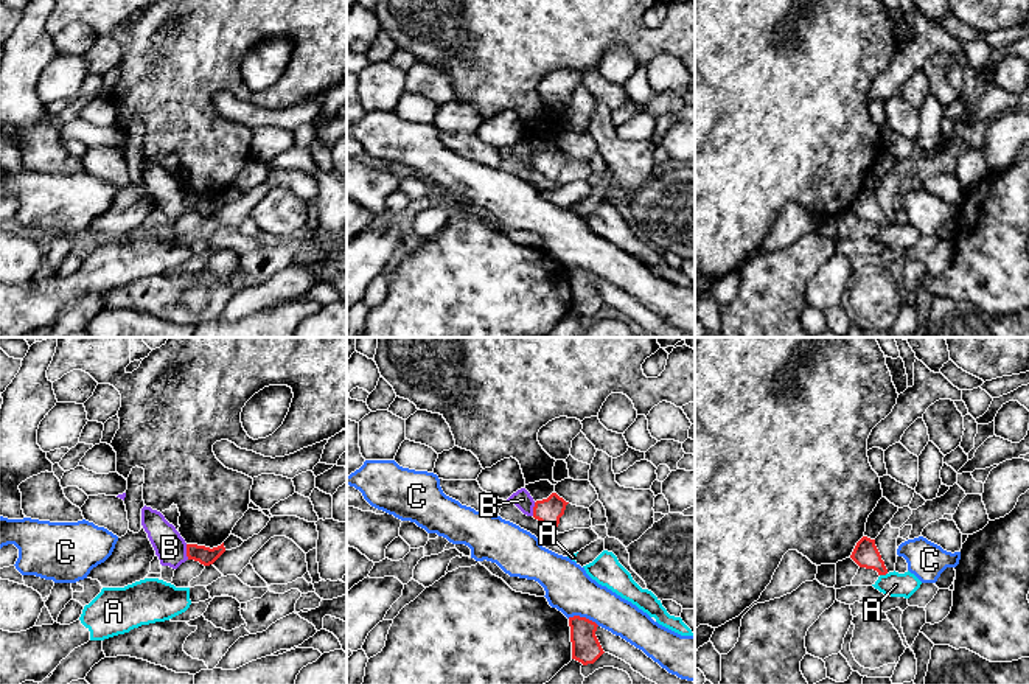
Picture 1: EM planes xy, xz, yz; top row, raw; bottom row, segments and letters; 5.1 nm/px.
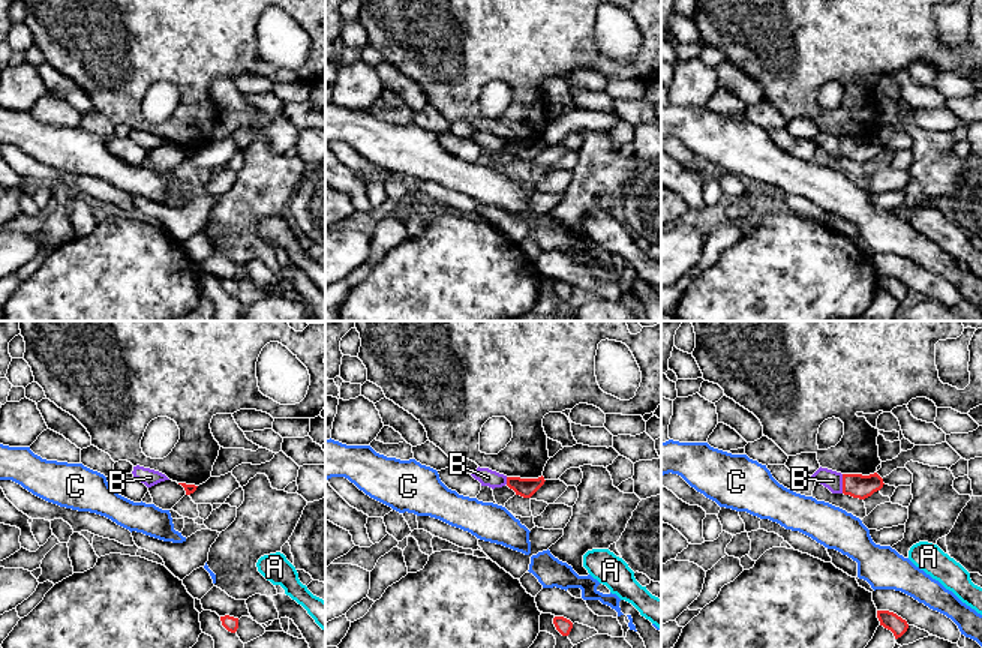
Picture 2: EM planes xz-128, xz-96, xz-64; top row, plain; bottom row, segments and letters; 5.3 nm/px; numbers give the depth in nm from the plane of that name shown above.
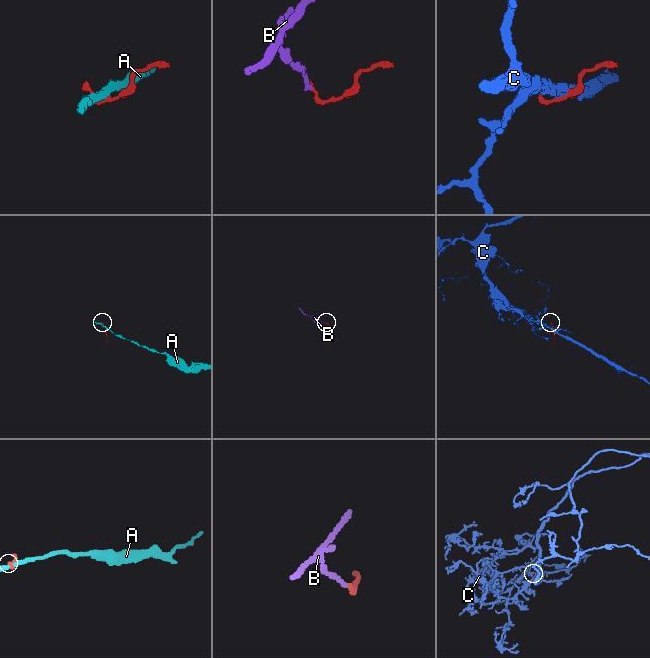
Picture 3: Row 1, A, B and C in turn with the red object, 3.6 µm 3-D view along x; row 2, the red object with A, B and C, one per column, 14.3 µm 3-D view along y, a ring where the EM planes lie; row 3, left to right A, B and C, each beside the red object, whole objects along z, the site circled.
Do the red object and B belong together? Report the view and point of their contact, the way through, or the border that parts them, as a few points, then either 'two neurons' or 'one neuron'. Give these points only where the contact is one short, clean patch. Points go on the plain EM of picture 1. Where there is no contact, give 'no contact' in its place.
contact xy (187, 204); one neuron

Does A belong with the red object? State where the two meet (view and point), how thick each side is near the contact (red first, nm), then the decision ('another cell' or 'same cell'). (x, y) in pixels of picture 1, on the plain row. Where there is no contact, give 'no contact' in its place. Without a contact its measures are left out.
yz (883, 226) | 130/130 nm | another cell

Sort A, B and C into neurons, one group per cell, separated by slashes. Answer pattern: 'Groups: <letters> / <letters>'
Groups: A / B / C

